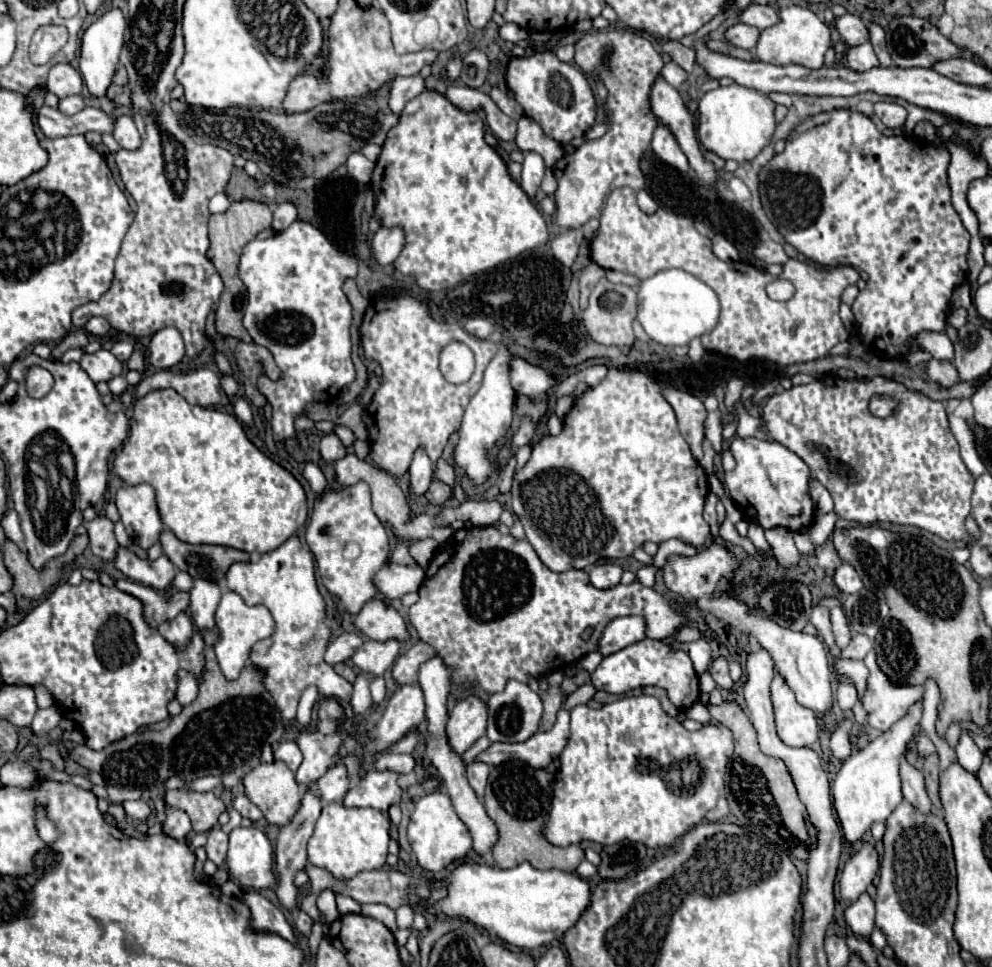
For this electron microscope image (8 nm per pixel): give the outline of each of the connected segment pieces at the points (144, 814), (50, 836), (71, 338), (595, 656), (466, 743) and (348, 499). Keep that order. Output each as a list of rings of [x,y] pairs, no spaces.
[[[144,800],[124,802],[122,806],[124,806],[126,814],[132,816],[132,818],[136,818],[136,820],[148,820],[148,816],[152,816],[152,808],[150,808],[150,804],[144,802]]]
[[[38,808],[38,814],[36,814],[36,826],[38,826],[38,836],[40,836],[46,844],[50,844],[50,842],[54,842],[54,840],[58,838],[58,832],[56,832],[54,824],[52,824],[50,820],[46,820],[46,816],[42,814],[40,808]]]
[[[72,330],[72,332],[68,332],[68,334],[58,342],[58,346],[52,350],[50,360],[60,360],[60,356],[62,356],[66,350],[70,350],[70,348],[84,348],[86,344],[88,344],[86,332],[84,332],[84,330]]]
[[[590,652],[590,654],[586,654],[586,658],[582,658],[582,660],[578,662],[578,666],[580,666],[582,670],[586,670],[586,672],[594,672],[602,658],[604,658],[604,656],[602,656],[600,652]]]
[[[468,694],[452,708],[446,726],[446,736],[454,752],[464,754],[484,734],[486,734],[486,702],[476,694]]]
[[[358,482],[350,488],[324,492],[314,504],[314,512],[306,528],[306,544],[316,558],[322,584],[338,598],[338,612],[358,614],[362,606],[376,596],[372,576],[390,556],[388,534],[372,512],[368,484]]]

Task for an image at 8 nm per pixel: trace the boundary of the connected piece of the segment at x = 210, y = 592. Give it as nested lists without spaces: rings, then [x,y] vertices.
[[[194,578],[194,586],[190,590],[190,614],[198,628],[214,626],[214,610],[220,602],[220,586],[214,580]]]

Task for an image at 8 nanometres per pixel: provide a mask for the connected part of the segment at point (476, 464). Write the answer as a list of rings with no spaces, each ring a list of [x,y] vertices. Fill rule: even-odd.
[[[500,344],[496,356],[484,370],[482,386],[472,396],[472,400],[464,412],[464,418],[462,418],[462,436],[454,450],[454,464],[458,468],[462,468],[472,478],[474,484],[482,484],[488,478],[490,468],[492,468],[490,460],[488,460],[488,452],[498,440],[502,440],[506,436],[506,432],[512,426],[516,394],[514,394],[514,388],[510,386],[510,360],[512,360],[510,350],[504,344]]]

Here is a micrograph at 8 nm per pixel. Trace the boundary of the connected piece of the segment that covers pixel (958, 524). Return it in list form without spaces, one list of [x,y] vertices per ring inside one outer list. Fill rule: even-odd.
[[[826,376],[812,384],[792,386],[782,394],[774,394],[762,408],[760,420],[768,432],[768,438],[784,444],[808,464],[816,480],[832,494],[834,512],[840,518],[860,524],[910,524],[934,532],[944,540],[974,542],[964,526],[964,520],[970,514],[974,476],[970,470],[966,470],[960,458],[958,444],[950,434],[948,416],[942,402],[930,400],[920,392],[910,392],[904,384],[884,376],[870,380],[844,380],[838,376]],[[872,394],[894,396],[900,402],[898,412],[886,420],[874,418],[868,410],[868,400]]]

